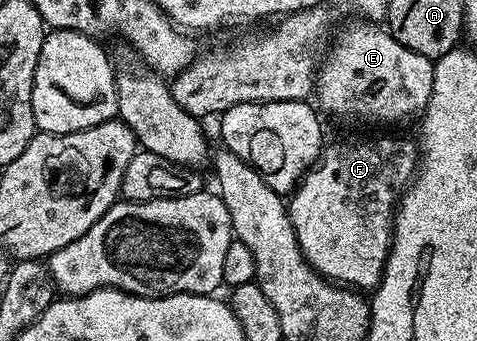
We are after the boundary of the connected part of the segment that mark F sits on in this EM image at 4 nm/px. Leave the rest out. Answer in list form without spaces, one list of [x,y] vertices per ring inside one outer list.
[[[378,138],[375,142],[334,142],[325,147],[318,156],[317,165],[307,170],[301,182],[294,187],[288,198],[288,209],[292,228],[296,232],[298,246],[302,250],[302,255],[308,260],[308,264],[315,272],[321,274],[323,278],[337,282],[339,286],[349,286],[359,292],[373,291],[378,281],[382,279],[382,273],[386,267],[386,261],[390,255],[390,245],[394,239],[394,212],[398,205],[398,200],[402,196],[403,190],[414,180],[414,175],[420,161],[420,146],[417,141],[410,138]]]

